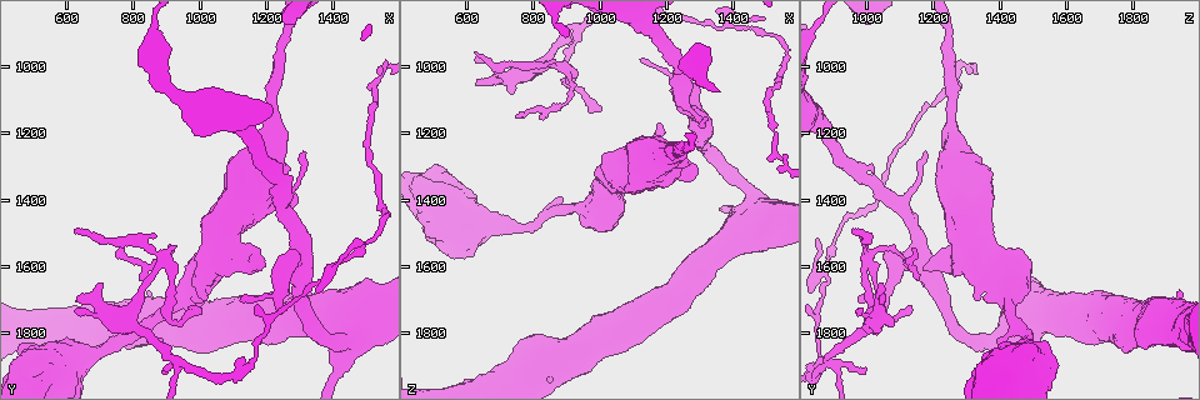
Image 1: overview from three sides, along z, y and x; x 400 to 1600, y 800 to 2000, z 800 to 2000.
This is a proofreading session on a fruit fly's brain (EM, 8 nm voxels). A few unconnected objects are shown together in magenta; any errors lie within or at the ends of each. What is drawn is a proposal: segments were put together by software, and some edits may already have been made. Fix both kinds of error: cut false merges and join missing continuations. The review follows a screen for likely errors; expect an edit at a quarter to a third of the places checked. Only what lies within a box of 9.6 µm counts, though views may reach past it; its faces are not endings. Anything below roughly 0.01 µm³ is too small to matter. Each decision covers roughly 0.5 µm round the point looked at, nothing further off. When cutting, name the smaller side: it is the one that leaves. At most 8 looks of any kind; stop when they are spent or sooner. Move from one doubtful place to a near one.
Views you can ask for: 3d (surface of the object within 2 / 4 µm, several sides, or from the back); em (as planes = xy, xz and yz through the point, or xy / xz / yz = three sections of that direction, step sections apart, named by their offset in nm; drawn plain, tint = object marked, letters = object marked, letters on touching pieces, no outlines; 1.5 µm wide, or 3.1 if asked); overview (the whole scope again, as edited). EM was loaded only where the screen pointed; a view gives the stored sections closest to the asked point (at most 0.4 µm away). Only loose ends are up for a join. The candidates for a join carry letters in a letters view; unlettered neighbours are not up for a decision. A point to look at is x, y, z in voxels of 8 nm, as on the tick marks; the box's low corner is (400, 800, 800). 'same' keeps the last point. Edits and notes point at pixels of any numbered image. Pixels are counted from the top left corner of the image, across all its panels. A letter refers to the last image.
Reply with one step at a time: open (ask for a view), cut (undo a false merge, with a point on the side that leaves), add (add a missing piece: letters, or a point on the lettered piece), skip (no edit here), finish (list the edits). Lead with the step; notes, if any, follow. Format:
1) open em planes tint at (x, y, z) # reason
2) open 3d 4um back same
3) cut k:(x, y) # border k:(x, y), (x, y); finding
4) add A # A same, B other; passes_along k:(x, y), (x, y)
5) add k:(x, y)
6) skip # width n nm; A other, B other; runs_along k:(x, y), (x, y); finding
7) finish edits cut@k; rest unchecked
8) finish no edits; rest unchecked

open em planes letters at (1070, 1630, 1260) # thick end

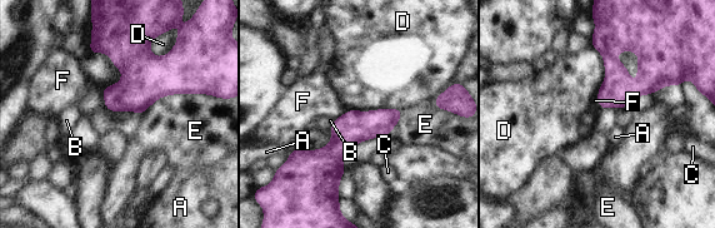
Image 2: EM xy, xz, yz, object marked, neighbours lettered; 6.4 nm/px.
skip # A other, B other, C other, D other, E other, F other; runs_along 2:(398, 112), (304, 158); no lettered piece goes on from it

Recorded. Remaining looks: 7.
open 3d 2um at (890, 1900, 1010) # tapers out

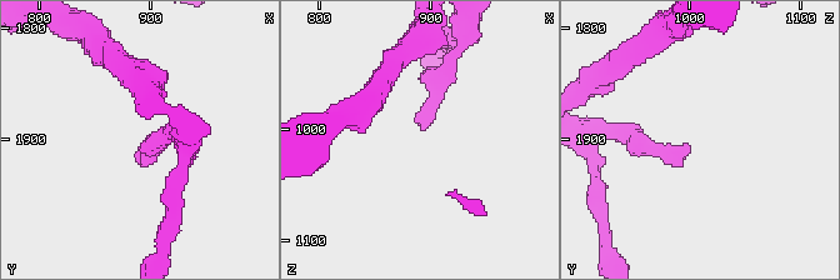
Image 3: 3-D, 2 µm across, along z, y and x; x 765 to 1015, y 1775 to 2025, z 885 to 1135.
open em xy step 4 letters at (896, 1908, 1002) # now the EM

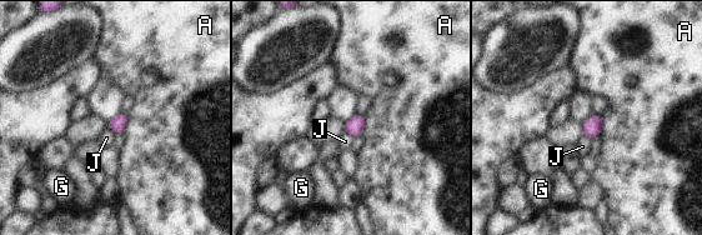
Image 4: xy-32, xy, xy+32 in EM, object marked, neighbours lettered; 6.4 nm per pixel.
open em planes letters same

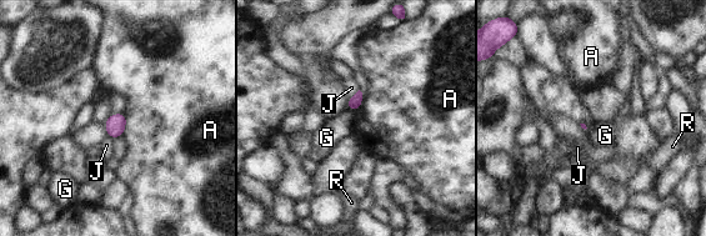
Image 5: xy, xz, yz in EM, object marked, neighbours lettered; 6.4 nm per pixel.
skip # A other, G other, J other, R other; border 5:(125, 114), (123, 134); none of them fits

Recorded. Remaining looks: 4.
open em planes letters at (1260, 1420, 1100) # a fork

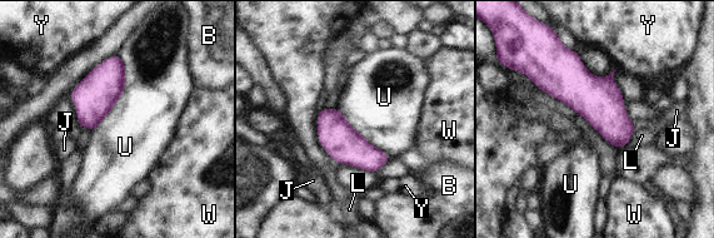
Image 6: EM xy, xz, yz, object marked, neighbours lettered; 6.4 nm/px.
skip # B other, J other, L other, U other, W other, Y other; border 6:(119, 54), (124, 92), (90, 130); all the same cell

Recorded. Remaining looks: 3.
finish no edits; rest unchecked

